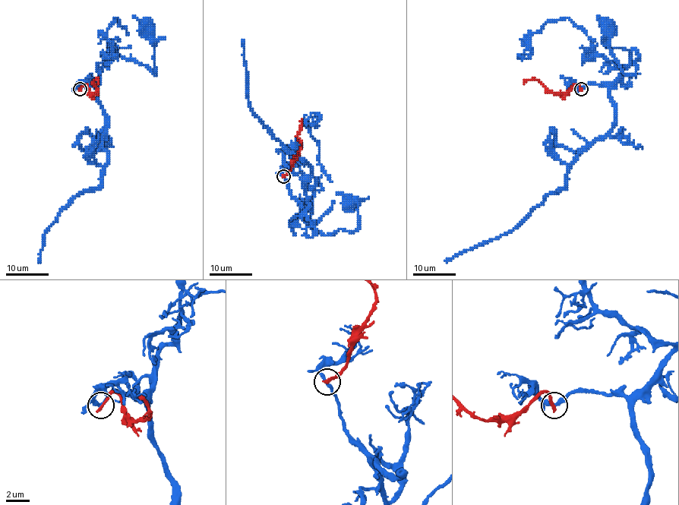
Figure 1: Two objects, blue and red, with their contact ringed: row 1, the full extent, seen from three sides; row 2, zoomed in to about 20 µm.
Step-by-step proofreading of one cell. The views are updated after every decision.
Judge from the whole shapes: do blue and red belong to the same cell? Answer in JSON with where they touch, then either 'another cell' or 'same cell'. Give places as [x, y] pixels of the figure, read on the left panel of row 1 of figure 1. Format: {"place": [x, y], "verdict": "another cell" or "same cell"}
{"place": [80, 89], "verdict": "another cell"}

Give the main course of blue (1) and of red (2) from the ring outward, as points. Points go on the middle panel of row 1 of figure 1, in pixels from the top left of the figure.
1: (284, 176), (289, 194), (302, 209), (307, 225), (323, 235), (339, 229), (356, 231), (357, 204), (349, 202)
2: (284, 176), (301, 145), (298, 137), (301, 118)

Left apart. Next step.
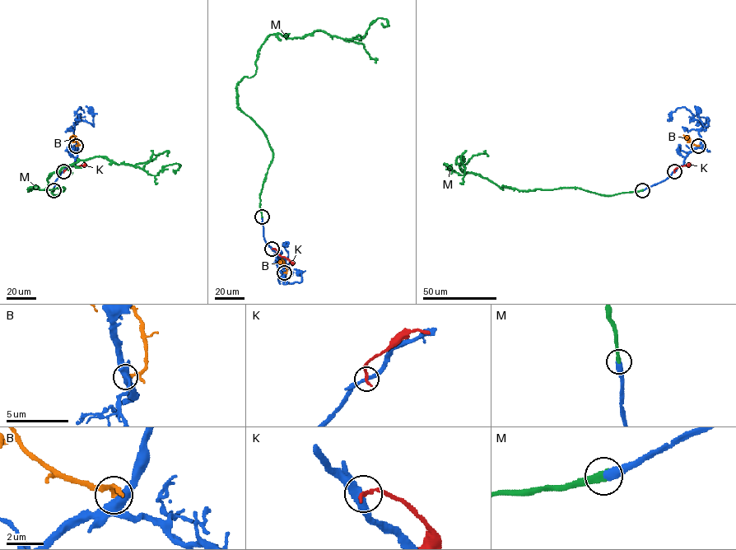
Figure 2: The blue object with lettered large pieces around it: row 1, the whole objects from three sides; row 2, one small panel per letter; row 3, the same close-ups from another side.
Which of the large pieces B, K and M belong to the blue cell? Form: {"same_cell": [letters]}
{"same_cell": ["M"]}

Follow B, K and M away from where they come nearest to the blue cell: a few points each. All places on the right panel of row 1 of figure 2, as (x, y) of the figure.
B: (698, 146), (685, 137), (689, 142)
K: (674, 171), (680, 165), (690, 163)
M: (642, 190), (502, 189), (464, 173), (460, 156), (464, 175), (444, 163), (449, 170)

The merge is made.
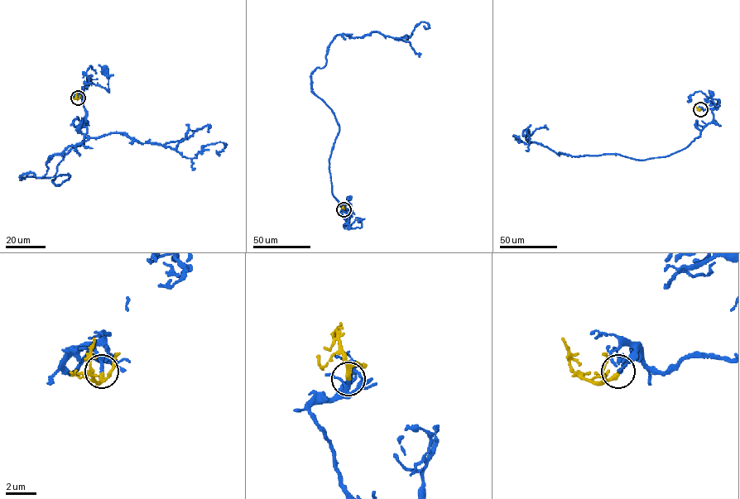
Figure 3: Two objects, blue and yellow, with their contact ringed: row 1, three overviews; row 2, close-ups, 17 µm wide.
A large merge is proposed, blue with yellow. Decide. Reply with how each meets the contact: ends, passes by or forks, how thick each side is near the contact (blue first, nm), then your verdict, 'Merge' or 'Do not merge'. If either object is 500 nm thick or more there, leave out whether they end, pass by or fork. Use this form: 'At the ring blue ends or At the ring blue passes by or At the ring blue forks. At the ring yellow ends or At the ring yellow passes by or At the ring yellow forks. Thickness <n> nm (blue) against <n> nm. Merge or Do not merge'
At the ring blue forks. At the ring yellow ends. Thickness 140 nm (blue) against 300 nm. Merge

